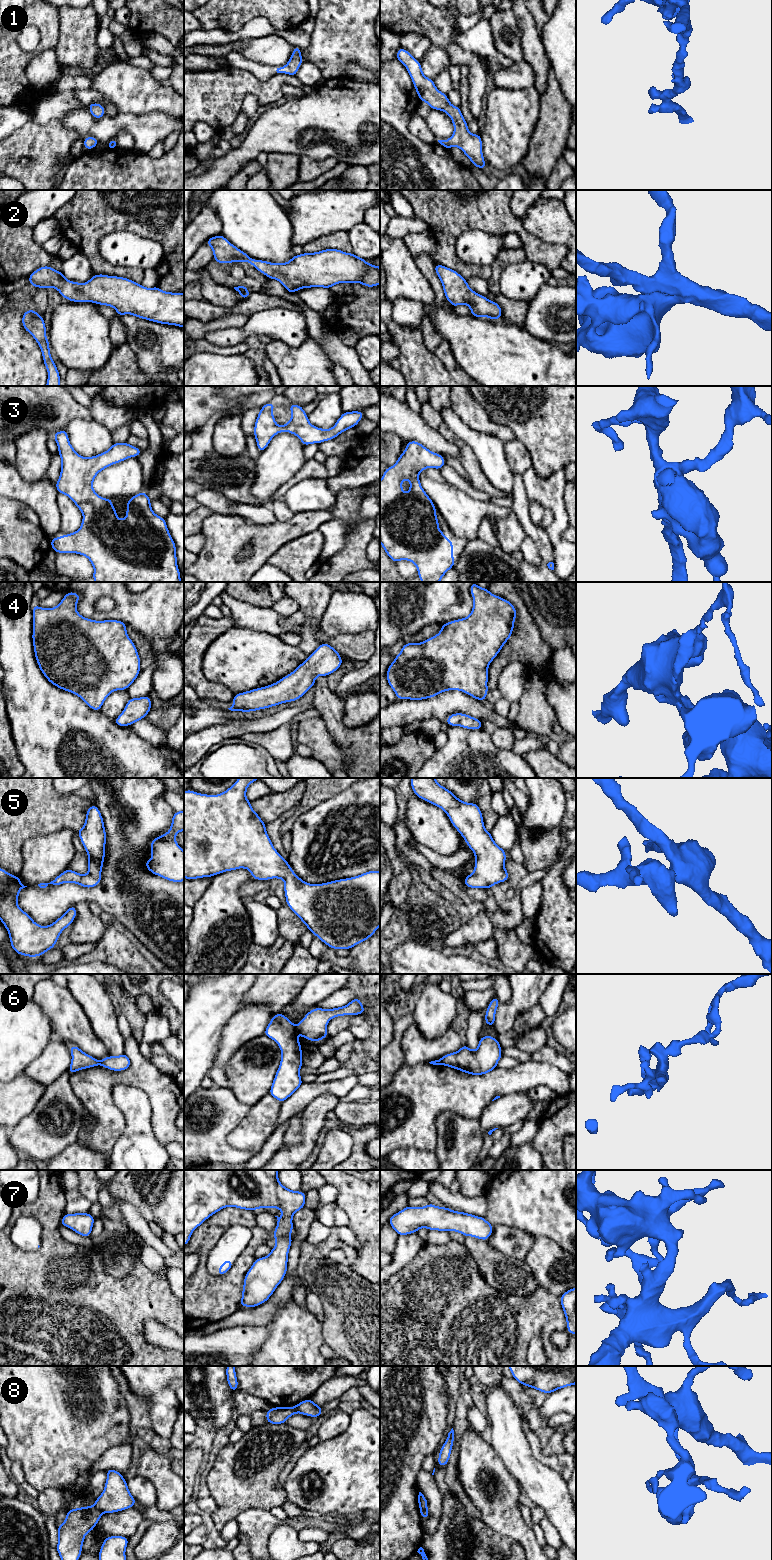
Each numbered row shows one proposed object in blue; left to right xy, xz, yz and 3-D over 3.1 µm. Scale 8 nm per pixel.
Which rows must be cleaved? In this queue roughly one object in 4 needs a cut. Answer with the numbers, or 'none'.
6, 8

